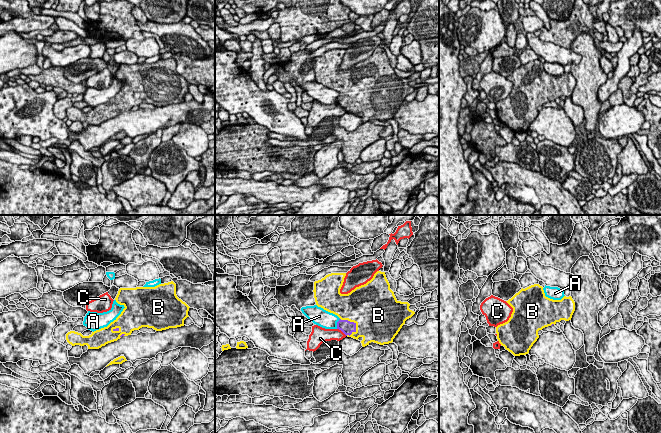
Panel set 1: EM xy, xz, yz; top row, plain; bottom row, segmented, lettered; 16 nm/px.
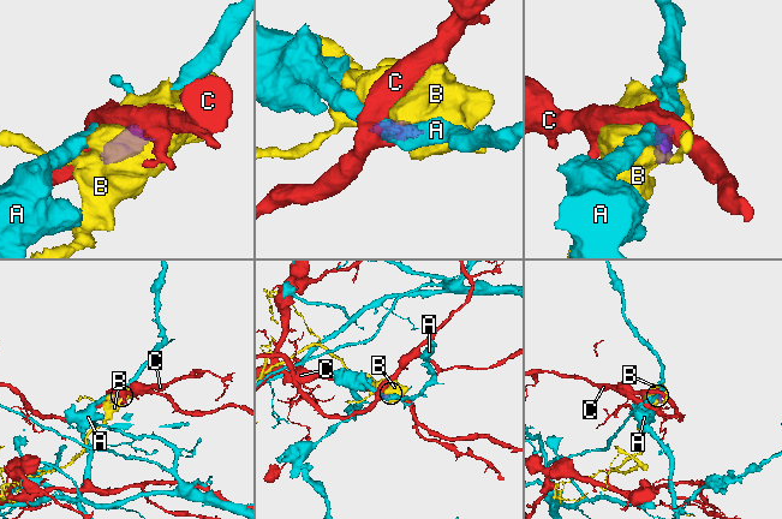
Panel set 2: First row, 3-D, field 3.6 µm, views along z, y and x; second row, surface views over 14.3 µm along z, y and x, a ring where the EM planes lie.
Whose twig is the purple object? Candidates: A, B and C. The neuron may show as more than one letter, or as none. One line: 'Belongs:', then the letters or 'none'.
Belongs: B

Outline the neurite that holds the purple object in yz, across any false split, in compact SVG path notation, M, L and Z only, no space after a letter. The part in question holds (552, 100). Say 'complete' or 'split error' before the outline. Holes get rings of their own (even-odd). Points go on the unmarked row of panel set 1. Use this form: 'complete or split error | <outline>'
split error | M539 60L521 65L511 75L506 77L513 88L509 96L496 103L499 119L514 132L526 131L539 114L538 107L555 101L561 96L569 97L575 87L575 78L571 72L564 72L561 76L553 76L545 72L543 63Z

